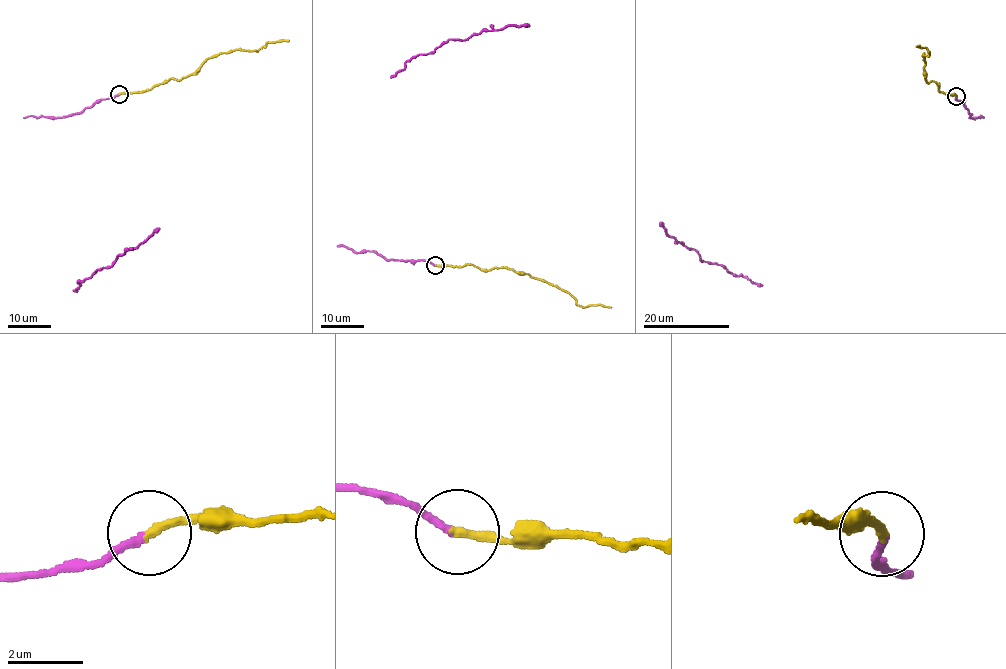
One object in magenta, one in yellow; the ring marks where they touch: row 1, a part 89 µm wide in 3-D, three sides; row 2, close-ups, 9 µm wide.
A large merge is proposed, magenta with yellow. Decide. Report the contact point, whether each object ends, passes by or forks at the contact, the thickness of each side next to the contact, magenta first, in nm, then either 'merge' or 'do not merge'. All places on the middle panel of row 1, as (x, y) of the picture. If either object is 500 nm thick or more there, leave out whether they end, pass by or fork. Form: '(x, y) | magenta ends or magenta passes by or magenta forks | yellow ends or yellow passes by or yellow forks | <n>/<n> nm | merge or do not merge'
(435, 265) | magenta ends | yellow ends | 190/200 nm | merge

